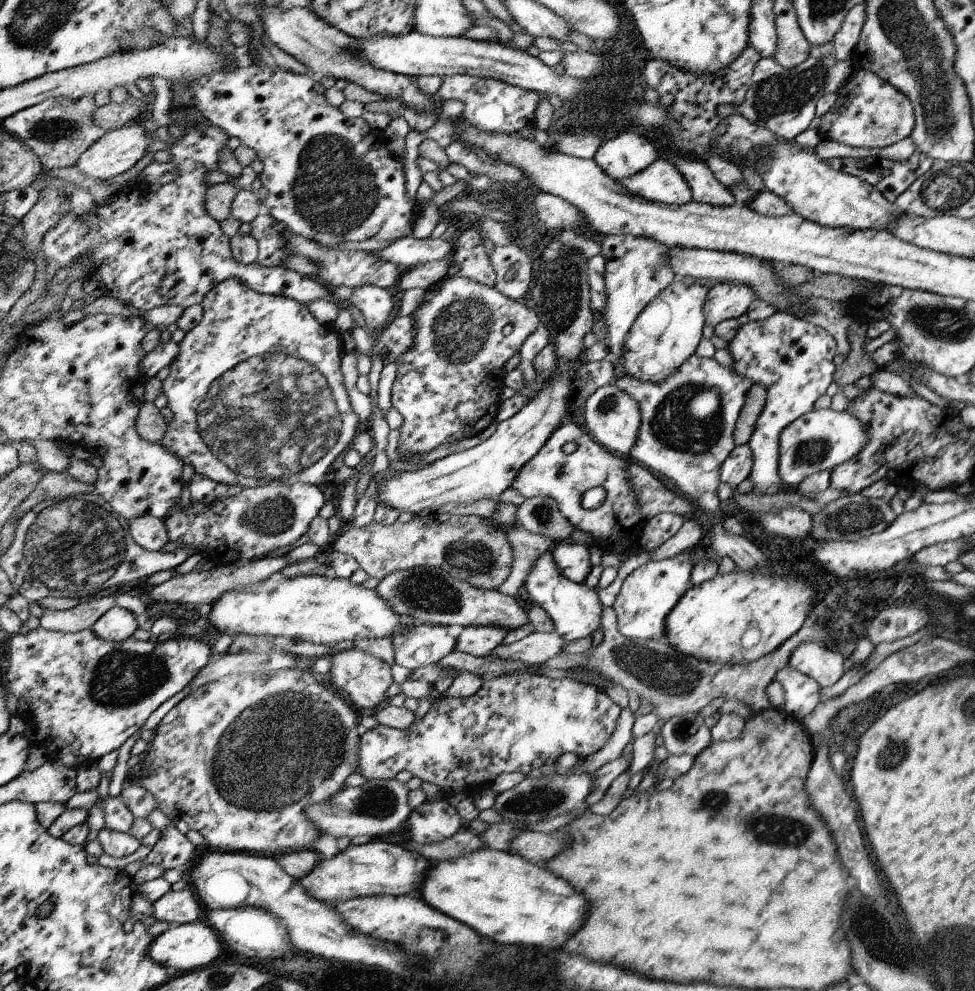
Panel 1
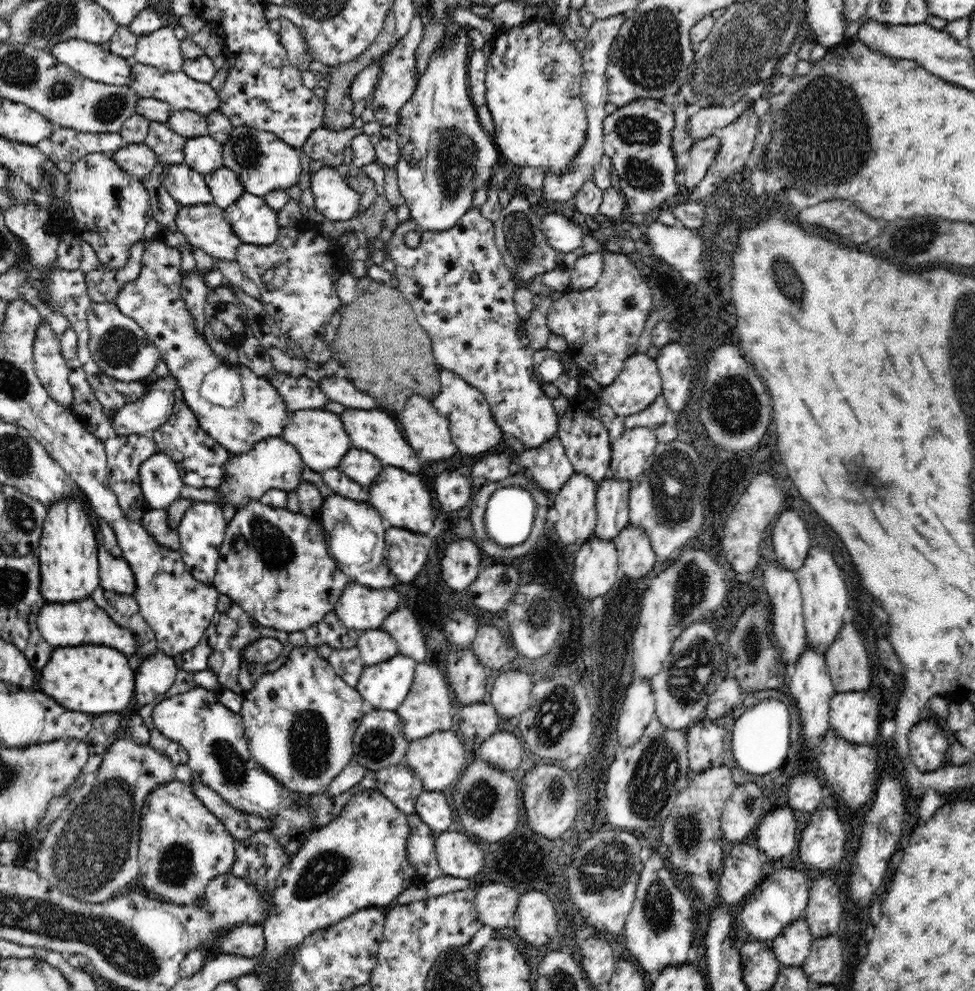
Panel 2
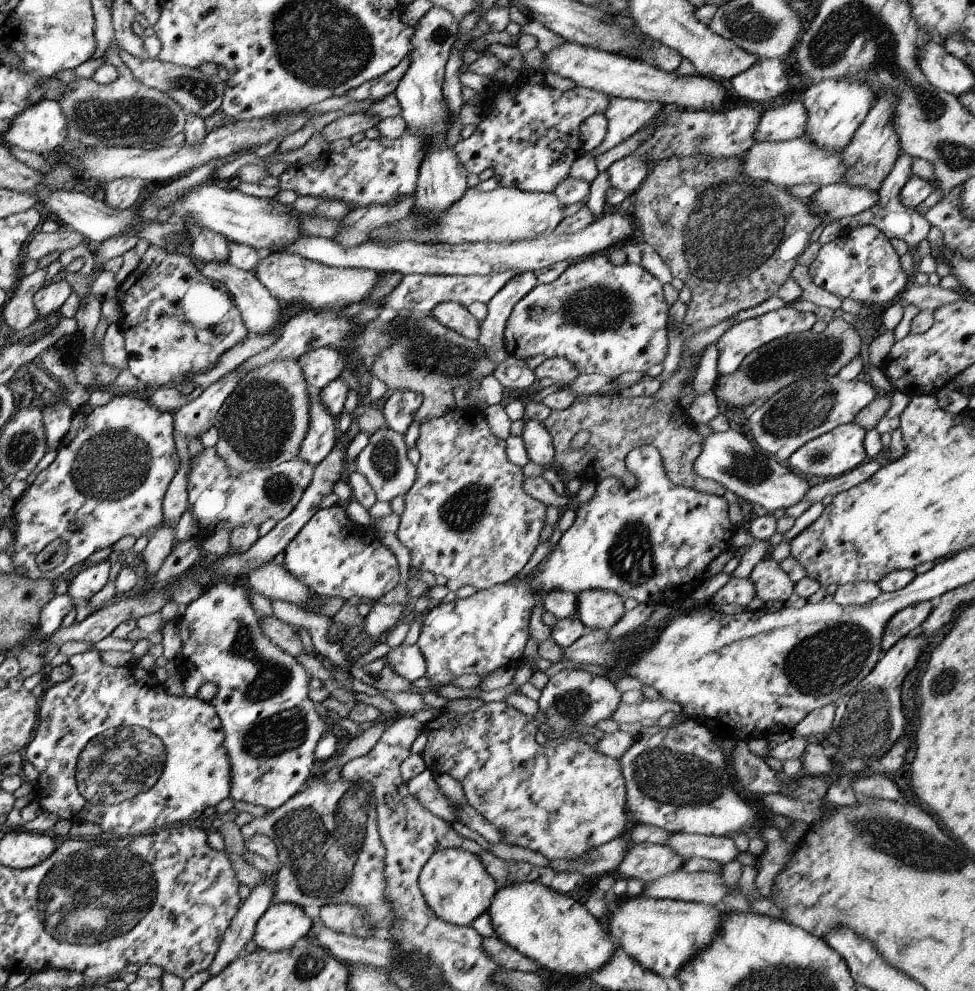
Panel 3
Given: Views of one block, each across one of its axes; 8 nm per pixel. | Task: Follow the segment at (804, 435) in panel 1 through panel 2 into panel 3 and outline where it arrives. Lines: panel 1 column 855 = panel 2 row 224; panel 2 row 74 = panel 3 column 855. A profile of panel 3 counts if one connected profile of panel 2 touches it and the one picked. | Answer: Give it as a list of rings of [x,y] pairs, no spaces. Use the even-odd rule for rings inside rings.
[[[849,422],[843,426],[837,426],[835,430],[809,440],[801,448],[797,448],[787,458],[787,468],[795,474],[807,474],[807,476],[821,476],[821,478],[839,478],[847,474],[849,470],[857,468],[867,460],[867,454],[863,450],[863,438],[867,430],[863,430],[857,422]]]

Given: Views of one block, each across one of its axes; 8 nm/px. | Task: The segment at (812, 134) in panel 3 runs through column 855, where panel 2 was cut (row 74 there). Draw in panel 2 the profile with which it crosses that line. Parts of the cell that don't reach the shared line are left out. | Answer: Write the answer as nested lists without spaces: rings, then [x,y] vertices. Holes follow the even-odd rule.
[[[70,38],[62,40],[56,46],[50,46],[46,50],[62,64],[70,66],[78,74],[96,80],[100,84],[116,84],[116,86],[128,86],[130,82],[130,60],[104,52],[102,46],[92,44],[88,40]]]

